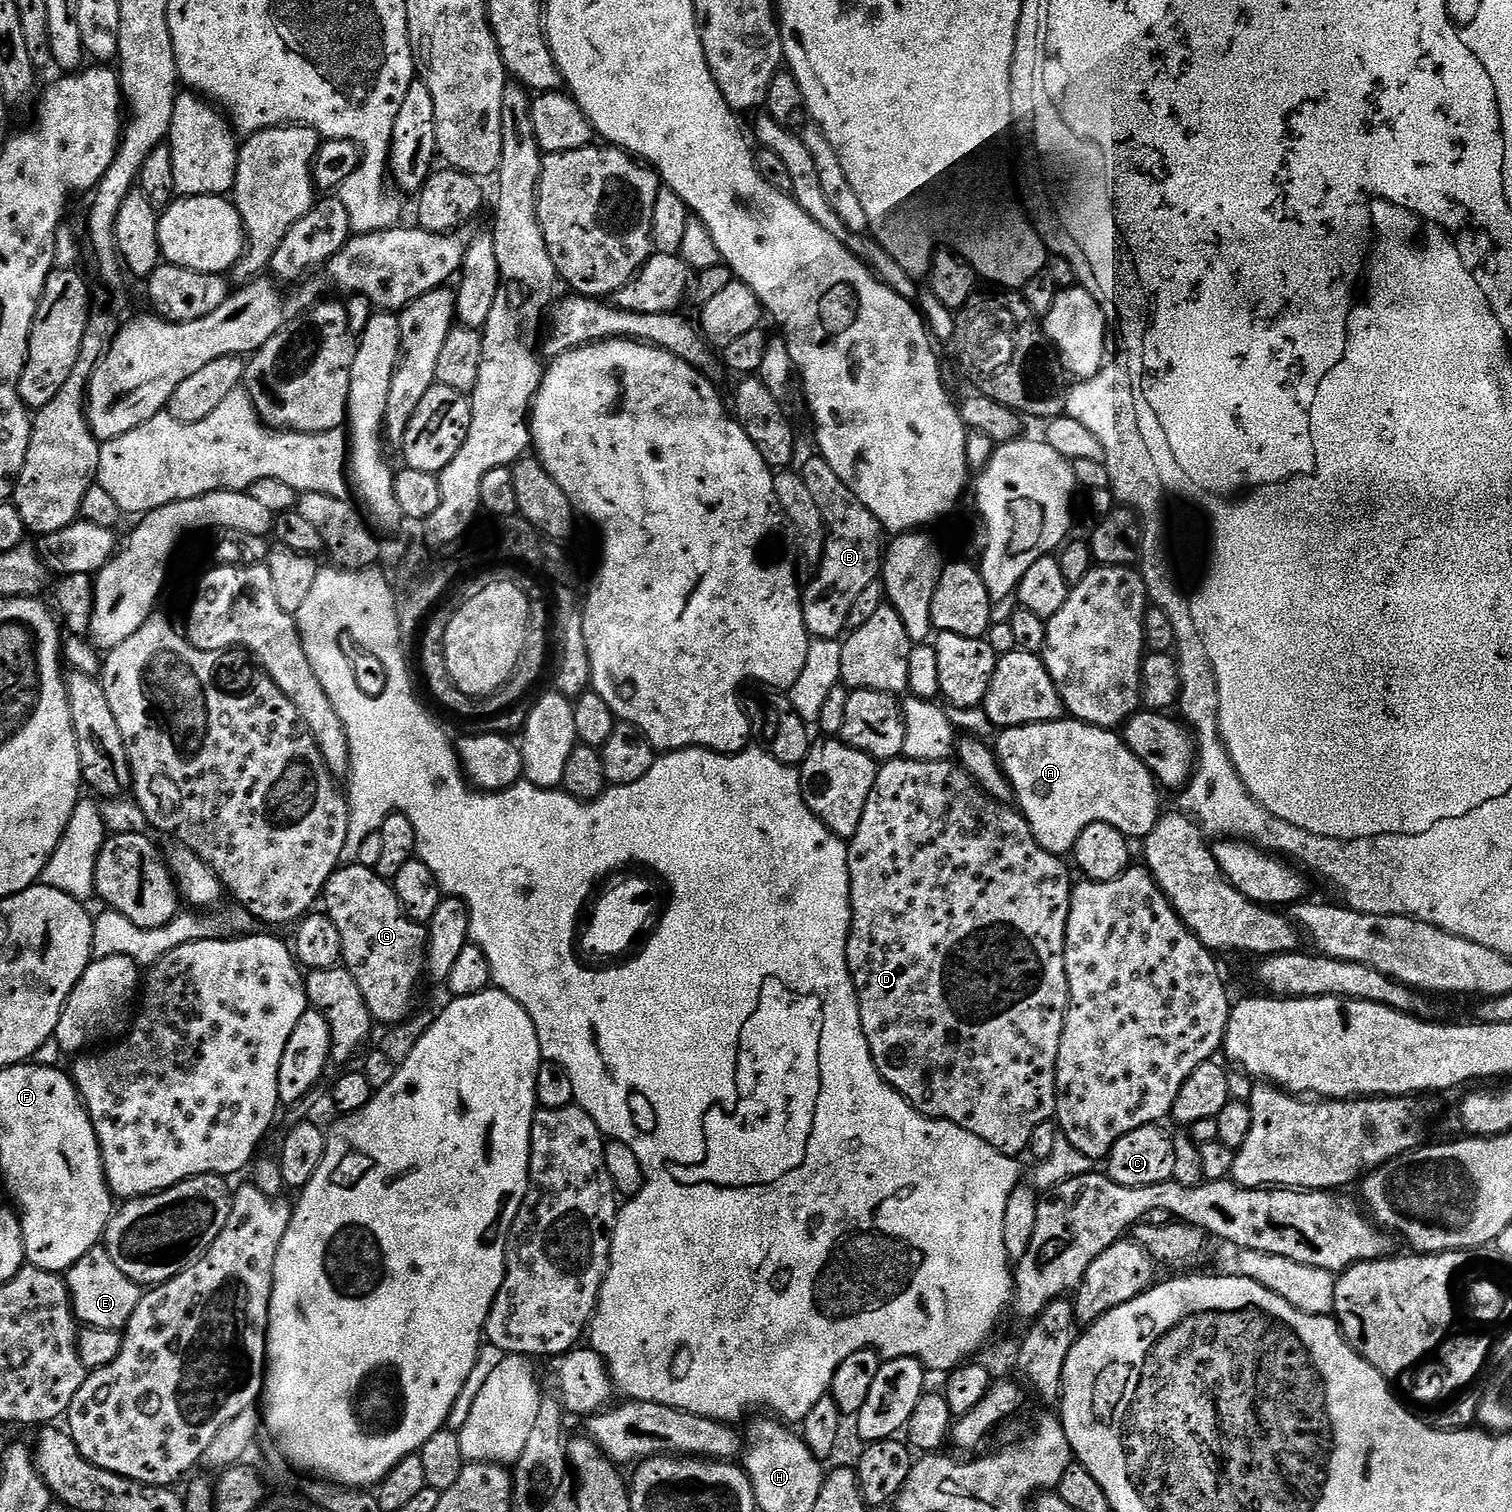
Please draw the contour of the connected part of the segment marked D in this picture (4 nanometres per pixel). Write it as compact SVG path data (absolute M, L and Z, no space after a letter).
M901 758L889 760L879 765L874 790L870 790L870 798L866 798L866 810L862 810L862 822L858 822L858 830L848 844L848 865L850 866L850 906L852 907L852 929L848 931L848 969L856 987L858 1010L862 1030L866 1034L866 1042L870 1046L870 1054L874 1058L874 1066L878 1066L878 1074L895 1091L901 1092L911 1104L924 1116L932 1120L945 1120L954 1126L962 1126L962 1130L970 1130L970 1134L978 1134L982 1142L990 1142L994 1150L1013 1158L1028 1152L1030 1138L1034 1138L1034 1130L1042 1126L1042 1122L1053 1119L1056 1115L1056 1067L1058 1066L1058 1046L1062 1042L1064 1019L1068 1013L1068 979L1064 965L1064 943L1066 942L1066 922L1070 914L1074 879L1061 857L1042 850L1042 846L1034 838L1026 818L1015 807L994 800L965 768L952 760L910 760Z

